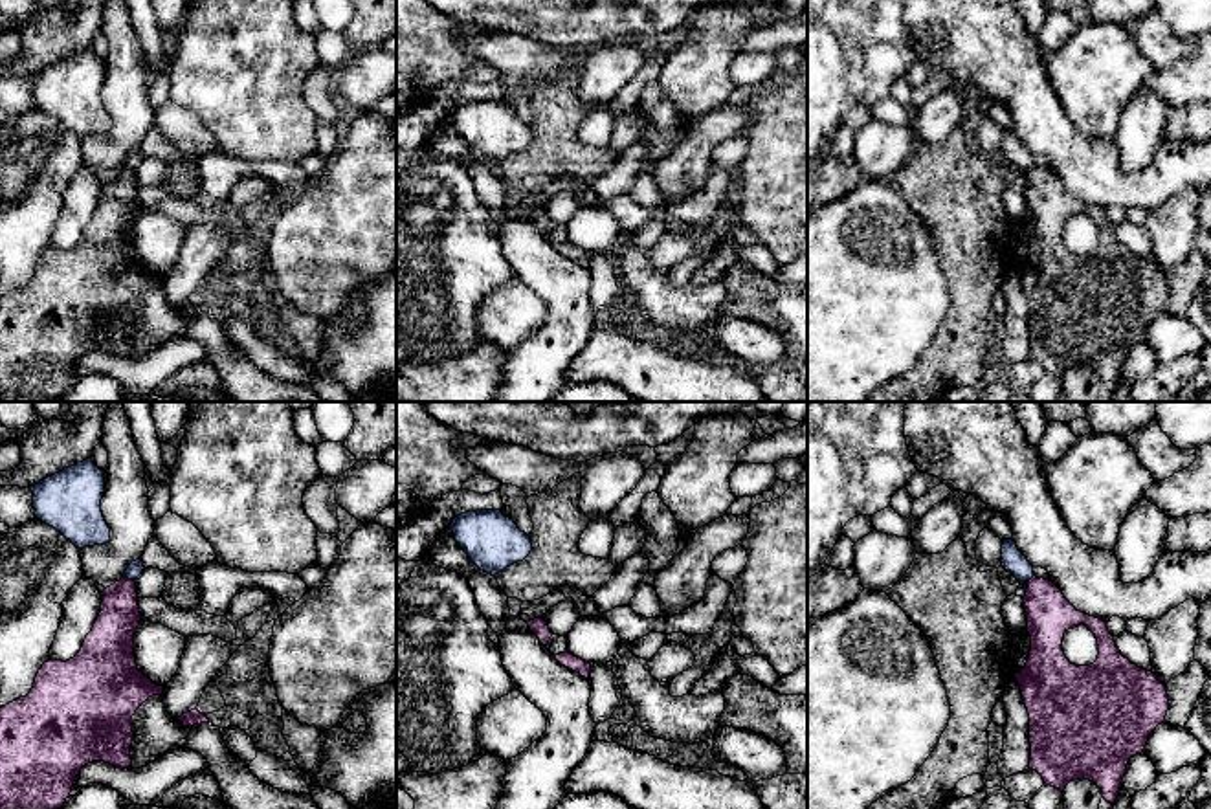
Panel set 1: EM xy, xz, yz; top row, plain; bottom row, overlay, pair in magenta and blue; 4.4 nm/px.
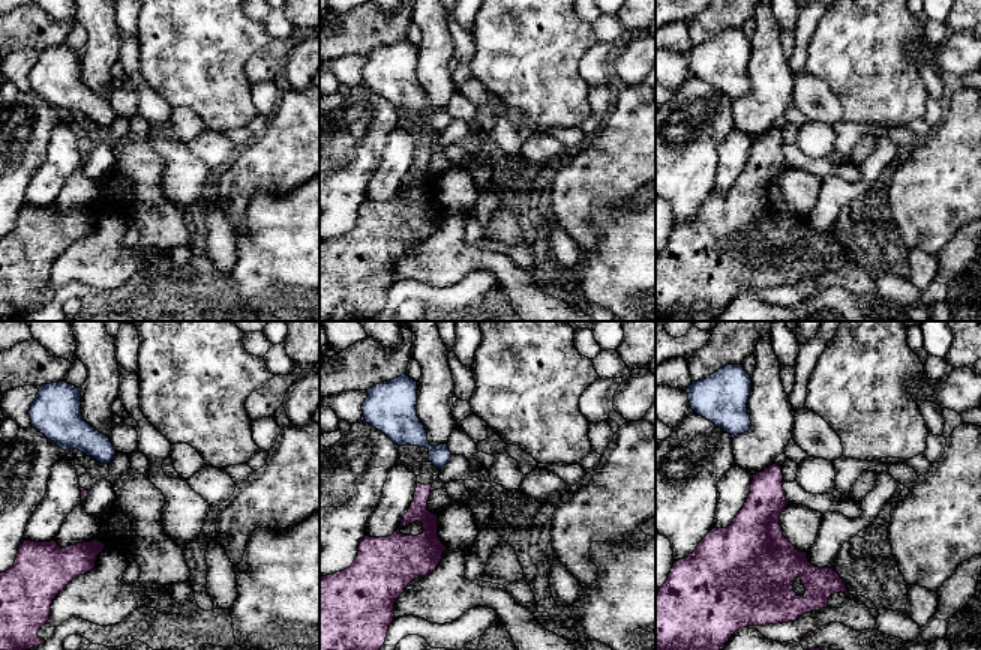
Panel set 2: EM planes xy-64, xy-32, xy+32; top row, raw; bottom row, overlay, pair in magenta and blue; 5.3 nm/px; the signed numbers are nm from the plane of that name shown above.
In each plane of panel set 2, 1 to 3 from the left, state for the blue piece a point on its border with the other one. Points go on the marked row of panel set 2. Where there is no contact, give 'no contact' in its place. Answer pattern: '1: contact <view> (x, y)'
1: no contact
2: no contact
3: no contact

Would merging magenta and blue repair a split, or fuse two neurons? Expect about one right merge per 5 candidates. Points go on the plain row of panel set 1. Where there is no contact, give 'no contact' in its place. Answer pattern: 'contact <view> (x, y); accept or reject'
contact xy (129, 169); reject

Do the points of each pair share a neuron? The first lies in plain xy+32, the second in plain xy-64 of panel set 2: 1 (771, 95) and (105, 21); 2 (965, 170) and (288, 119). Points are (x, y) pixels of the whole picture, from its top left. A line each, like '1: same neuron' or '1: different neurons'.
1: same neuron
2: same neuron

